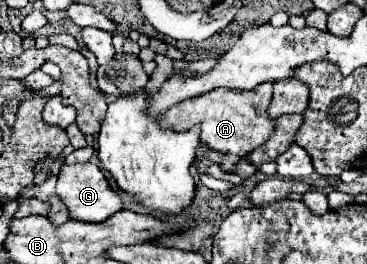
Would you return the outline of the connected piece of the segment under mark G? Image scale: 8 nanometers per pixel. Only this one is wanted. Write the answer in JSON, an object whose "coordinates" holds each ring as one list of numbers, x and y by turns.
{"coordinates":[[72,164,60,166,60,174,58,174,58,184,56,184,56,194,58,198,66,204,68,214,72,220,80,220,80,222,104,222,106,218,110,218,112,214,116,214,118,210,122,210,122,200,118,198,118,194,110,188,106,176,102,174,102,170,92,164]]}

